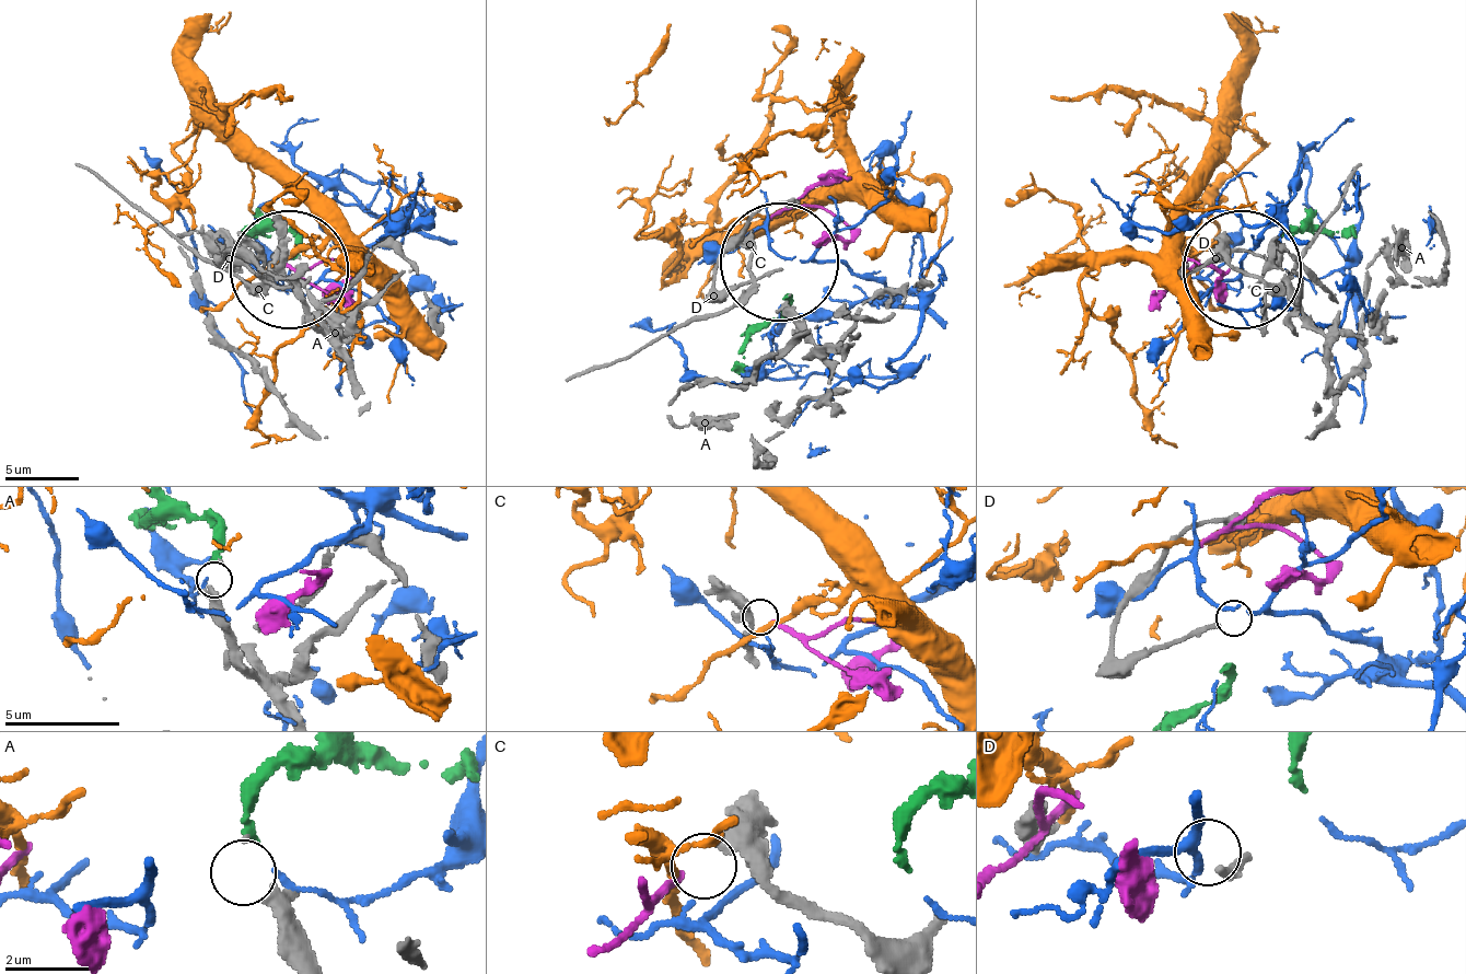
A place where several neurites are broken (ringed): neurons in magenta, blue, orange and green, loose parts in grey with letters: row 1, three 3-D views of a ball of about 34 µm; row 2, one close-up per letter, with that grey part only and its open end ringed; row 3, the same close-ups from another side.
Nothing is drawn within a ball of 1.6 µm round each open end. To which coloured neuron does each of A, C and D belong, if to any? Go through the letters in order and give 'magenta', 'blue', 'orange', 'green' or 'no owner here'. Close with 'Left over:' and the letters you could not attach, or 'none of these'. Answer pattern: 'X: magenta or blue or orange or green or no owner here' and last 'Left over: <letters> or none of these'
A: green
C: magenta
D: no owner here
Left over: D

